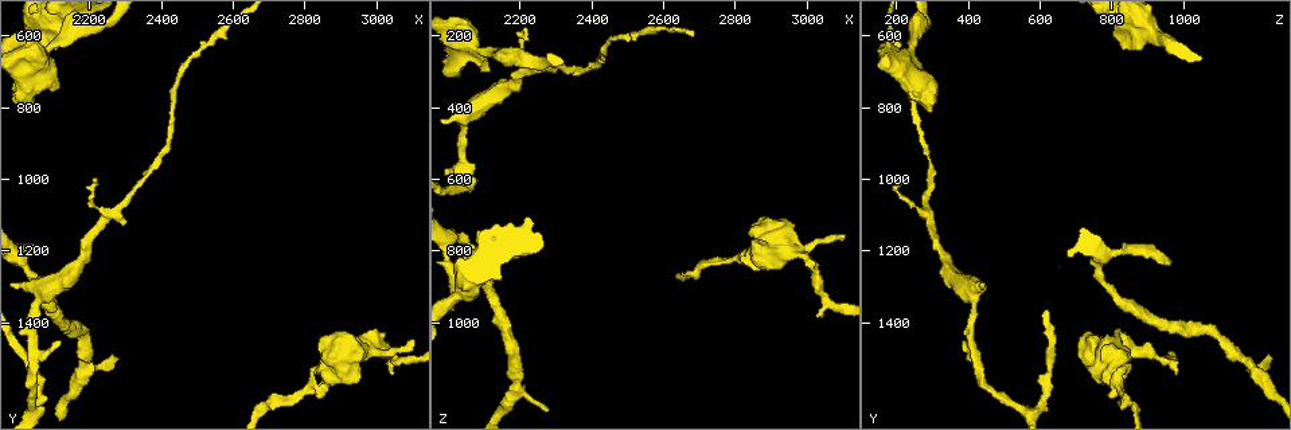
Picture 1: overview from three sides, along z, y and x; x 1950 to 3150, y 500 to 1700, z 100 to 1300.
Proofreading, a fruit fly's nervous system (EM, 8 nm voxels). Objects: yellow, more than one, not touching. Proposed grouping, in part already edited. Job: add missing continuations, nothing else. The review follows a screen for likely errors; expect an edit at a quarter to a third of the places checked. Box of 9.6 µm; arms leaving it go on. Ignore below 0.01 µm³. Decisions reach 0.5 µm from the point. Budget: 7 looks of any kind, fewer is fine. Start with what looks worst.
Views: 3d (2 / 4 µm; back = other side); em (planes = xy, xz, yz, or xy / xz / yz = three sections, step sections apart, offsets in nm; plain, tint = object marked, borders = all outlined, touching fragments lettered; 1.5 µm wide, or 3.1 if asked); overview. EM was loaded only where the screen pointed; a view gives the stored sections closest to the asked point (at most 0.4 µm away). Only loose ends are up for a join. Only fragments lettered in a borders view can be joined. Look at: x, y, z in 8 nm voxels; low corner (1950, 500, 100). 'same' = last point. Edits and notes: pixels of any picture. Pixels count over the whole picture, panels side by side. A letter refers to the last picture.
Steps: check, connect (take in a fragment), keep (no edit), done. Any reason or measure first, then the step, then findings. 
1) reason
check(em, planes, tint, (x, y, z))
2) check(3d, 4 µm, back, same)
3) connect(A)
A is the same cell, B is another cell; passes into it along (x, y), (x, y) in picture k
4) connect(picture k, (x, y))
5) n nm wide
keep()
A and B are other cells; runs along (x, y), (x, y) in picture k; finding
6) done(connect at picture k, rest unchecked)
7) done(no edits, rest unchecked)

stops while still wide
check(em, planes, tint, (2110, 740, 300))

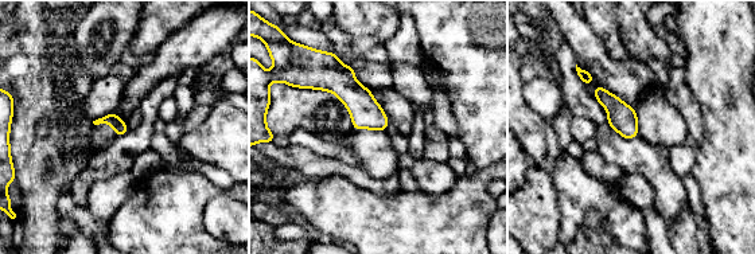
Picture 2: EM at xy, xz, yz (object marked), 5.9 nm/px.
see the neighbours
check(em, planes, borders, same)

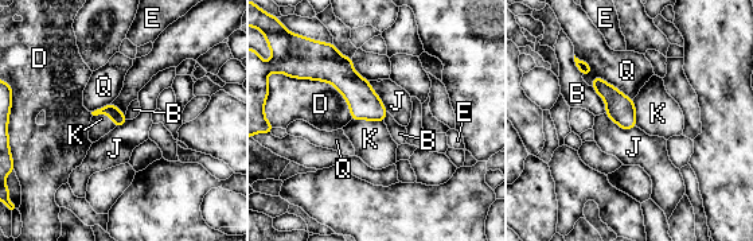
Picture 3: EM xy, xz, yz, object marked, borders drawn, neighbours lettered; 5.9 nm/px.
keep()
B, D, E, J, K and Q are other cells; border along (351, 119), (383, 121) in picture 3; no lettered fragment goes on from it

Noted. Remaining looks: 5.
an open end
check(3d, 2 µm, (3050, 1550, 980))

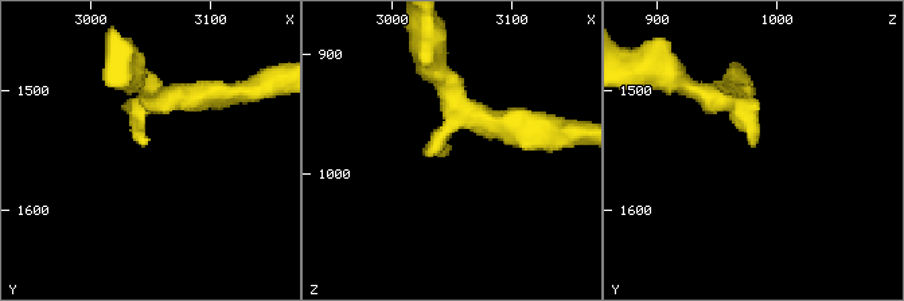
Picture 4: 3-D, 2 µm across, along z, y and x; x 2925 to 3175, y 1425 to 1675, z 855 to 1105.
arms of 190, 200 nm; shape alone is not enough
check(em, planes, borders, (3046, 1546, 978))

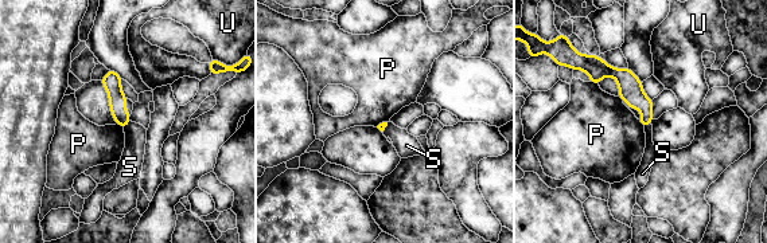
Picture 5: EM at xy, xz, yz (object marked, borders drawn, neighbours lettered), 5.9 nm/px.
P touches over 70 nm
keep()
P, S and U are other cells; none of them fits

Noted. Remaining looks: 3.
thin end
check(em, planes, plain, (2210, 1000, 180))

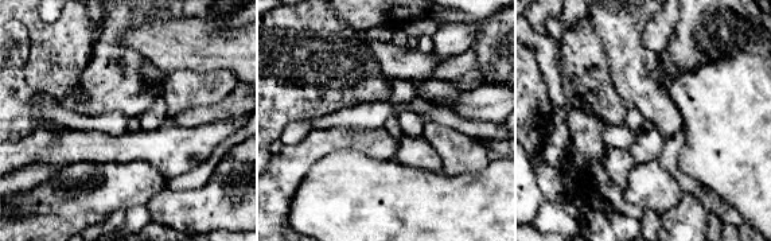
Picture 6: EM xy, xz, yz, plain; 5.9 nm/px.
where the object lies
check(em, planes, tint, same)

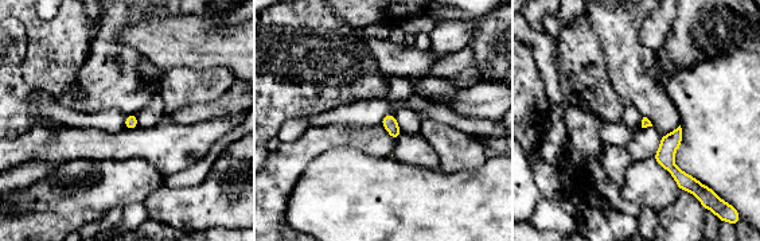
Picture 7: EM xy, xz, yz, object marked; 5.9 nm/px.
check(em, planes, borders, same)

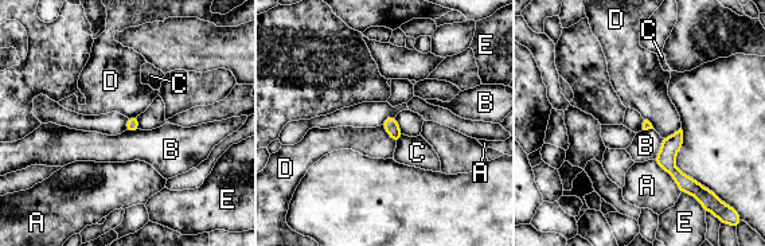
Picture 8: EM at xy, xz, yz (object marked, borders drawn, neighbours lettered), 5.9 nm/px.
keep()
A, B, C, D and E are other cells; none of them fits

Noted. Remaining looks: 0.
done(no edits, rest unchecked)

